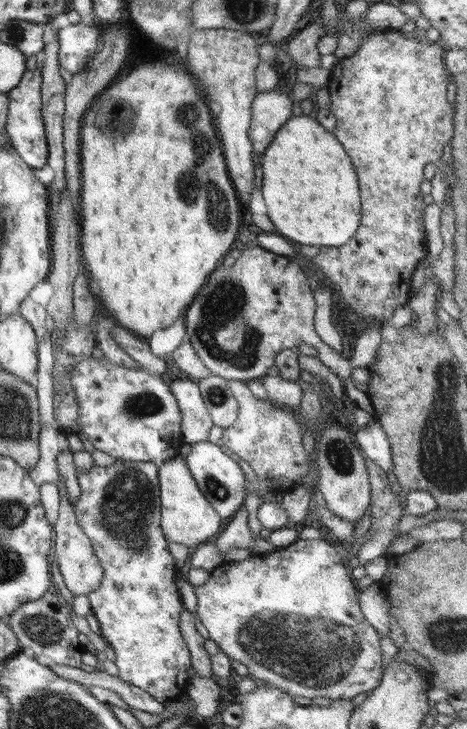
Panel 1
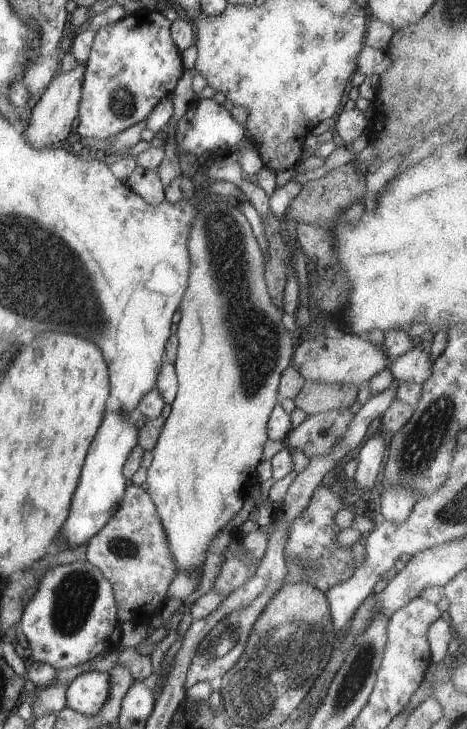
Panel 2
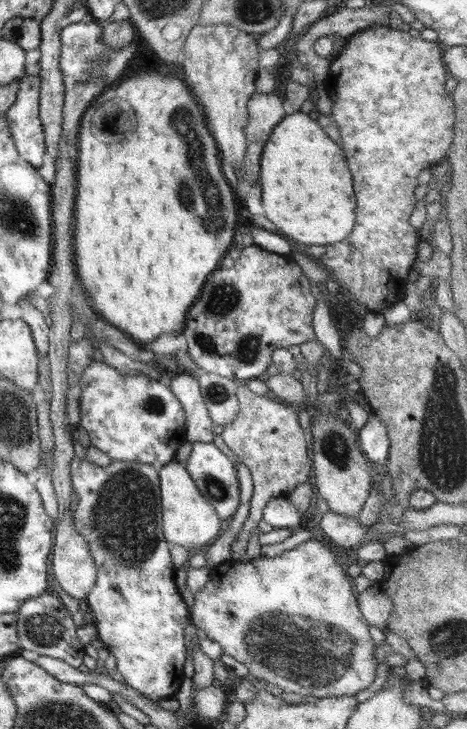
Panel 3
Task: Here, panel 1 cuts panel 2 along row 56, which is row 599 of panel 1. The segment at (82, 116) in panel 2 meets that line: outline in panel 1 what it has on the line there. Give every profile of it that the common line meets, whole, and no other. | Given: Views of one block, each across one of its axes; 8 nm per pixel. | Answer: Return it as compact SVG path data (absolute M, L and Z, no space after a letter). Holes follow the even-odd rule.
M115 459L114 464L107 467L94 465L85 471L81 471L77 467L77 479L81 493L76 504L74 504L74 510L78 524L82 527L84 534L91 540L95 555L98 557L99 563L104 569L100 586L90 595L92 597L90 605L92 608L91 612L94 614L96 621L100 624L99 635L106 640L107 644L110 645L114 653L116 653L115 664L120 670L118 677L132 686L137 686L139 689L145 690L164 705L171 703L174 699L184 697L187 684L190 680L187 670L192 668L192 662L187 644L184 642L182 632L180 632L180 626L178 626L180 613L184 611L184 606L176 584L177 568L175 566L174 557L172 557L172 554L168 551L169 541L166 540L166 537L163 535L161 527L162 508L160 502L161 490L159 487L158 467L159 466L156 466L153 462L119 461L118 459Z

